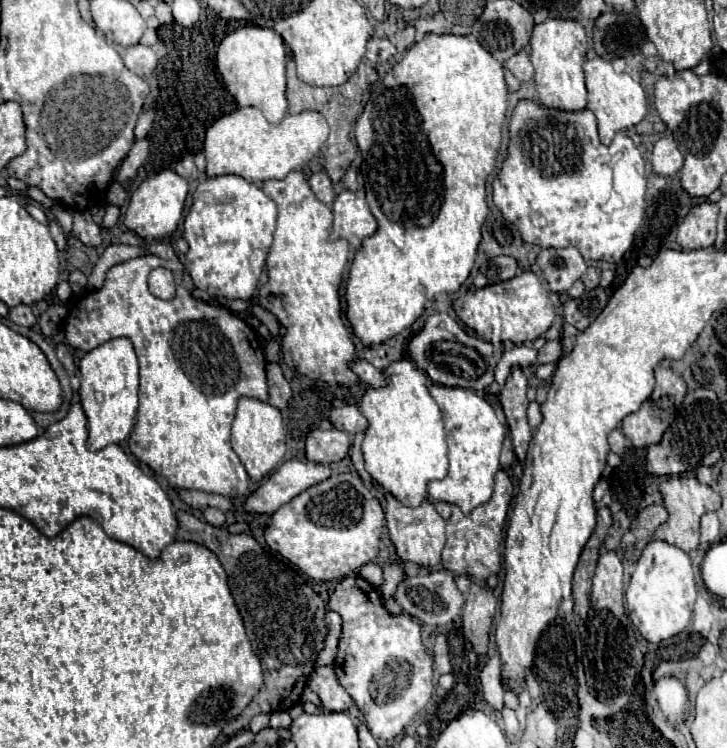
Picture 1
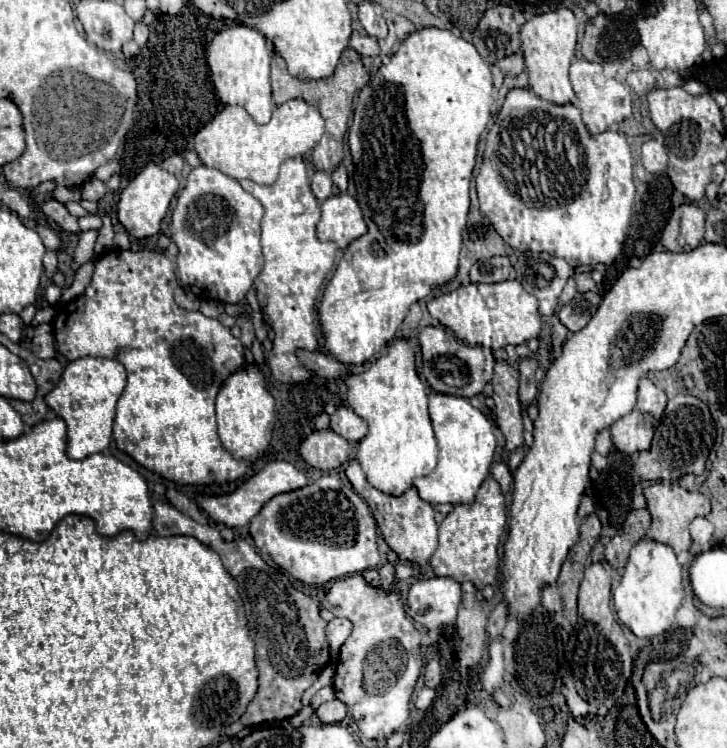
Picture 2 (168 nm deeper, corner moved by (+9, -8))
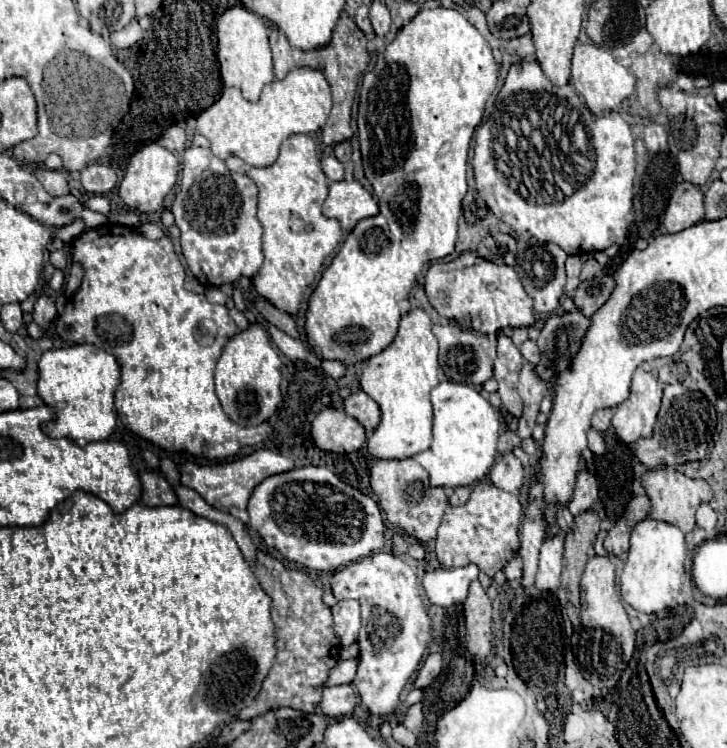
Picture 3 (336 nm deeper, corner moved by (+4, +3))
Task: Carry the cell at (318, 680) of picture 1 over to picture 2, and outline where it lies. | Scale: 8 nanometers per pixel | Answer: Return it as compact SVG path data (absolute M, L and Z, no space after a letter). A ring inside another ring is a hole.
M332 700L332 702L322 704L322 706L316 710L316 714L318 714L318 718L320 718L324 724L342 722L344 716L346 716L346 706L344 706L340 700Z

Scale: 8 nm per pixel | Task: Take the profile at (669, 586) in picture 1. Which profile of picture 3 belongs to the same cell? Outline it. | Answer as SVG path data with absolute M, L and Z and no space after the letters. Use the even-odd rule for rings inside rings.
M649 517L645 521L639 521L633 527L629 557L621 575L623 599L641 613L657 613L669 607L681 589L681 579L685 573L685 553L685 535L681 529Z

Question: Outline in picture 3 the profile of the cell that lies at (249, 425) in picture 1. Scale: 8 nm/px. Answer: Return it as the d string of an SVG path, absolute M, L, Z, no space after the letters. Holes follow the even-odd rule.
M249 323L247 329L229 337L215 369L215 389L223 411L237 425L251 427L267 421L281 403L281 357L273 349L267 331L259 323Z

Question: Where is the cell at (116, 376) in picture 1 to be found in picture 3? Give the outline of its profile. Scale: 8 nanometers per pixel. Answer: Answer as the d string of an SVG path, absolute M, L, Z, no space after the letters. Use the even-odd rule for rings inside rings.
M69 345L61 349L45 351L39 359L37 393L49 409L55 411L55 419L47 421L41 429L49 437L69 437L77 445L107 439L115 425L113 395L119 385L119 363L113 355L95 345Z

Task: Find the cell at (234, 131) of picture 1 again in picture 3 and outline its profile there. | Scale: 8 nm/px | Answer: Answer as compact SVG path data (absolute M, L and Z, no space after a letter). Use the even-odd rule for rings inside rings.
M297 67L285 79L275 79L265 85L257 103L243 99L241 91L229 87L221 97L197 117L197 133L211 141L211 151L219 159L231 155L241 157L247 165L265 167L279 155L279 145L295 133L319 131L331 111L331 85L325 75L313 67Z

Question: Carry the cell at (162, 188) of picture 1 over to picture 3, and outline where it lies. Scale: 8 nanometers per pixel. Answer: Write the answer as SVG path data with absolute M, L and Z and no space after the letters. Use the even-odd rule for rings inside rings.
M149 143L141 147L135 155L131 155L123 181L119 183L119 197L125 201L125 205L139 213L155 213L163 207L165 195L177 183L177 173L179 173L177 157L159 143Z

